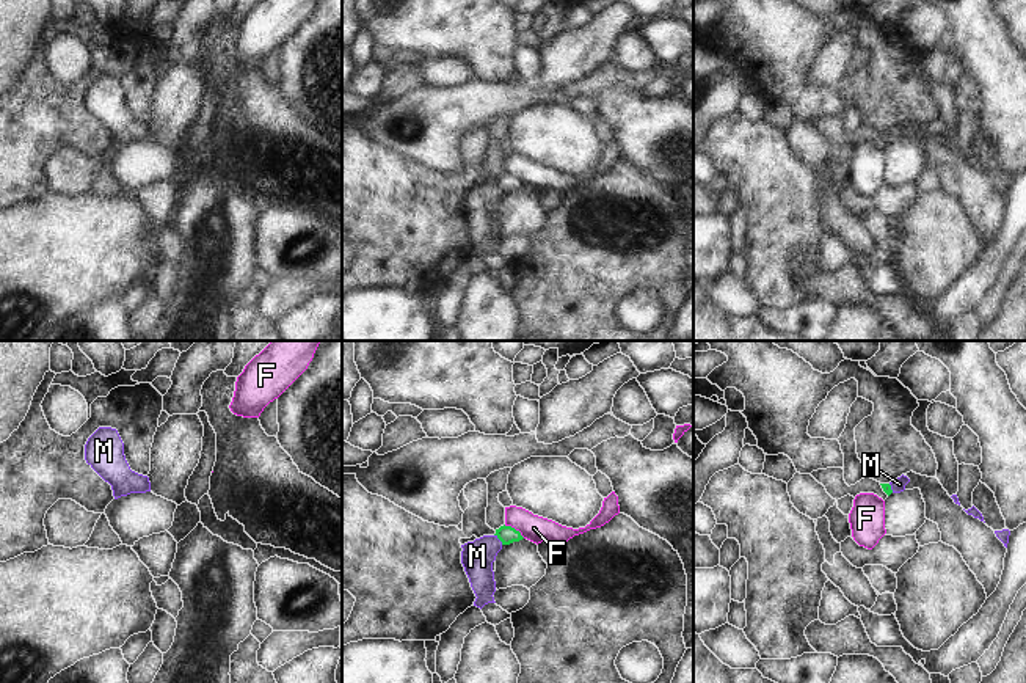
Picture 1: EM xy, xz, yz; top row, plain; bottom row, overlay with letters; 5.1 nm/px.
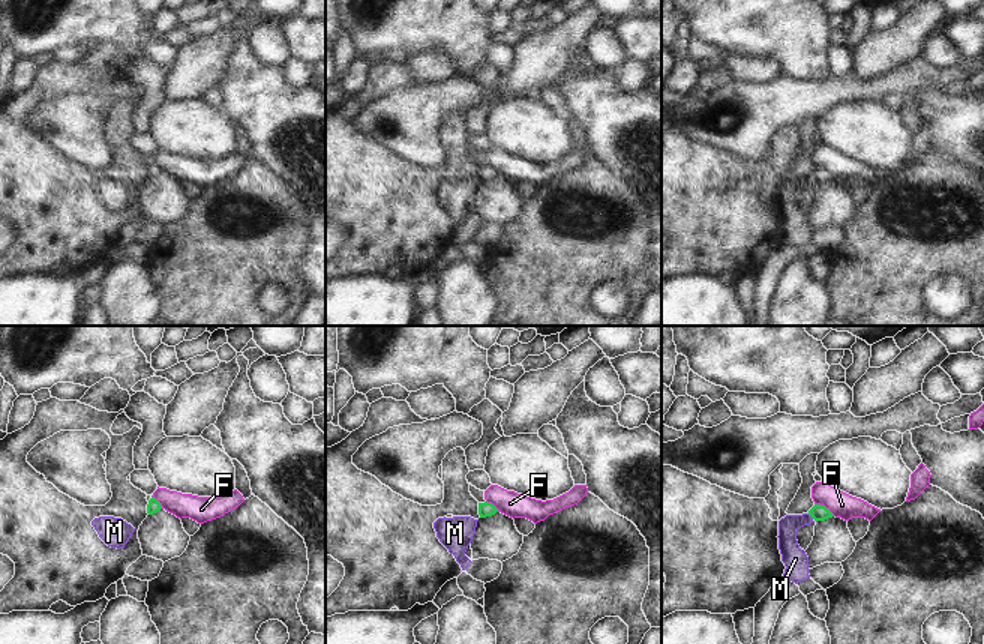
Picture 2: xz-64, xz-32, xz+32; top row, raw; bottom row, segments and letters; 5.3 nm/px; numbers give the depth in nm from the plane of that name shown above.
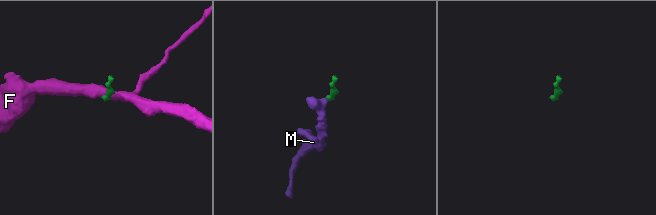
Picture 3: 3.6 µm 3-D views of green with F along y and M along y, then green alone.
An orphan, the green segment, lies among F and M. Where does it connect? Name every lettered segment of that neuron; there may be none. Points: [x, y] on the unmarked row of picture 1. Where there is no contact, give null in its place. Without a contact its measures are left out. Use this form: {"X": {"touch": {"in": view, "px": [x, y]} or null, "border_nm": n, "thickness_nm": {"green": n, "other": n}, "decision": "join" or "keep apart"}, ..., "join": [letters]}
{"F": {"touch": {"in": "xz", "px": [513, 176]}, "border_nm": 130, "thickness_nm": {"green": 90, "other": 140}, "decision": "keep apart"}, "M": {"touch": {"in": "xz", "px": [498, 186]}, "border_nm": 70, "thickness_nm": {"green": 90, "other": 170}, "decision": "join"}, "join": ["M"]}

